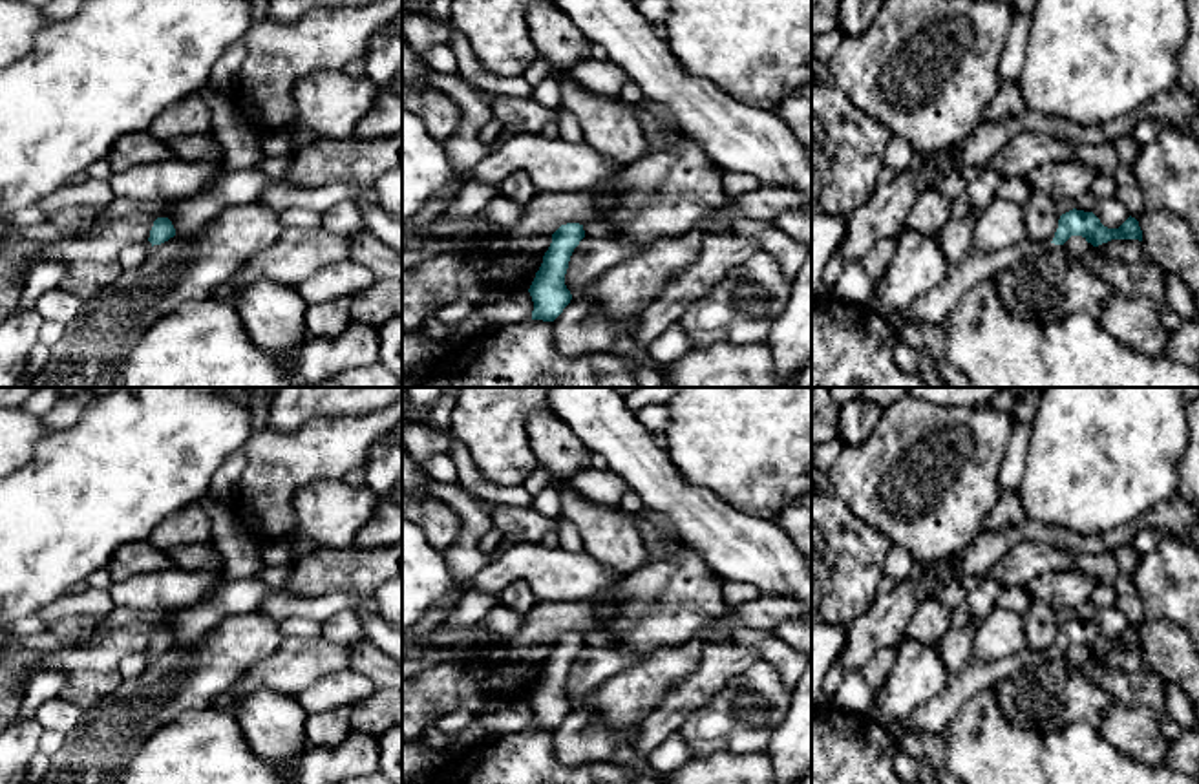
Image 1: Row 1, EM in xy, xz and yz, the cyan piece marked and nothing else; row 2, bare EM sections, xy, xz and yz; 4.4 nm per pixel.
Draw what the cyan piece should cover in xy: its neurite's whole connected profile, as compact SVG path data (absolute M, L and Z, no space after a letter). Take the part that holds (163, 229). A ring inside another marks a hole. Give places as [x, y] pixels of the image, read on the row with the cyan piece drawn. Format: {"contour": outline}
{"contour": "M157 217L150 230L148 241L154 245L161 245L175 236L175 228L168 217Z"}

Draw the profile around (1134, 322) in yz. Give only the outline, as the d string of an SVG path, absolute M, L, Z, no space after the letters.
M1113 294L1102 309L1102 327L1120 344L1148 356L1164 356L1168 333L1150 300Z

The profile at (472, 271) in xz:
M541 192L523 205L523 217L517 225L499 227L450 252L402 270L402 331L419 331L430 316L435 316L439 309L457 300L479 305L495 287L514 285L536 274L552 243L552 234L561 225L596 221L609 208L616 208L618 201L616 192Z

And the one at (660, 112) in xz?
M645 99L643 104L647 110L662 122L662 126L669 132L680 132L673 113L663 106L654 101Z

